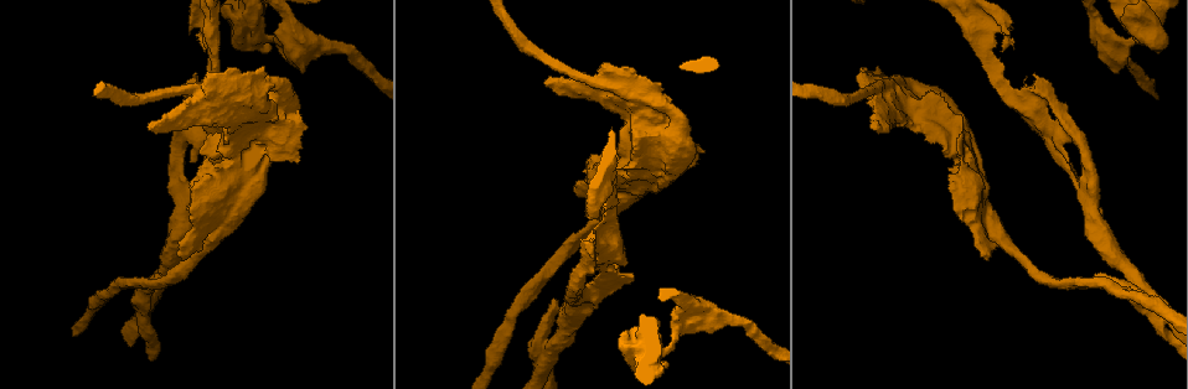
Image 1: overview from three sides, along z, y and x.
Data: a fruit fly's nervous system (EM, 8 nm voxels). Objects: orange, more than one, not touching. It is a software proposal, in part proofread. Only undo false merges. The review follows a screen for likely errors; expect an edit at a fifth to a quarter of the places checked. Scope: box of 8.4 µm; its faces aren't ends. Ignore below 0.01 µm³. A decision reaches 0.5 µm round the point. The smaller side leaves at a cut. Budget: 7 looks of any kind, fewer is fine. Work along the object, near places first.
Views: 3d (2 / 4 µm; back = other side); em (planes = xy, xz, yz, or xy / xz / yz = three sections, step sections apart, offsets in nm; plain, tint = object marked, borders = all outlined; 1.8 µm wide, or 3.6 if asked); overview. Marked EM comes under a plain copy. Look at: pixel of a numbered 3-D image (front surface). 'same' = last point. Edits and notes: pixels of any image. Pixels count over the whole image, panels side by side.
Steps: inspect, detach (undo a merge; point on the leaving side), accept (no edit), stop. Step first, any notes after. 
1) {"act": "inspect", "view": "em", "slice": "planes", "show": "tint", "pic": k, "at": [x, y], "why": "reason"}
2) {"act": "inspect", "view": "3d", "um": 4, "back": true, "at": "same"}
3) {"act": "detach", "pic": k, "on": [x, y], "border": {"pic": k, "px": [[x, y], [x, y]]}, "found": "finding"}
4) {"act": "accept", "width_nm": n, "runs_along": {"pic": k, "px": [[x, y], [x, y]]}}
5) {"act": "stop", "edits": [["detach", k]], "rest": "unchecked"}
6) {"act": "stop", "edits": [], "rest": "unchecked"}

{"act": "inspect", "view": "3d", "um": 2, "pic": 1, "at": [877, 91], "why": "calibre changes"}

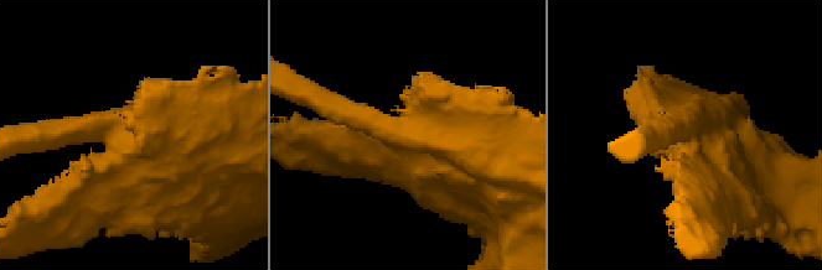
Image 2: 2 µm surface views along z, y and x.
{"act": "inspect", "view": "em", "slice": "planes", "show": "tint", "pic": 2, "at": [161, 127], "why": "now the EM"}

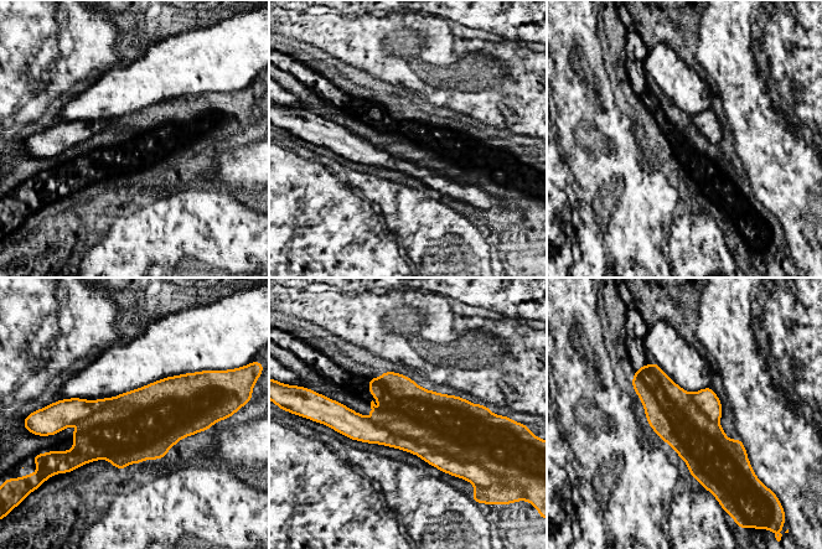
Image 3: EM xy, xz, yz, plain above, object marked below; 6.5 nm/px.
{"act": "detach", "pic": 3, "on": [443, 461], "width_nm": 380, "border": {"pic": 3, "px": [[371, 420], [435, 450], [480, 465]]}, "found": "a second neuron is stuck on"}

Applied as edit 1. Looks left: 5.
{"act": "inspect", "view": "overview", "why": "see it whole again"}

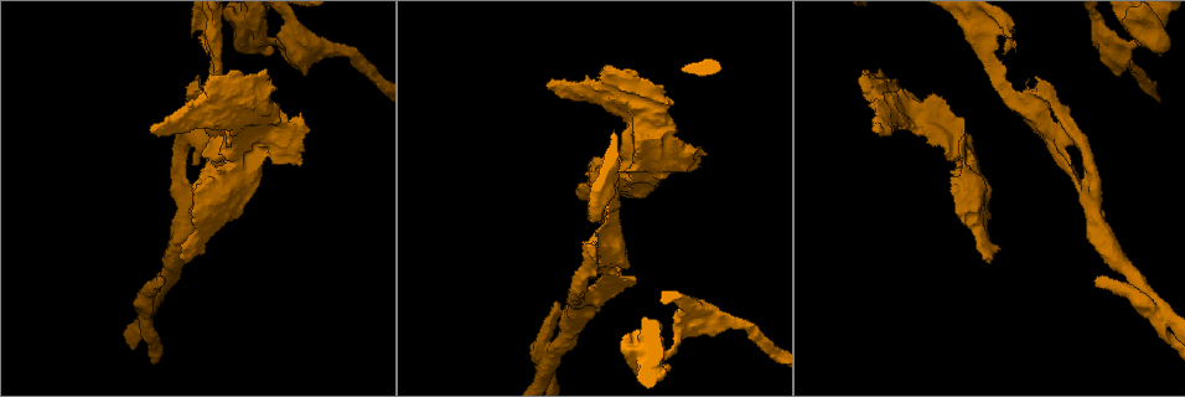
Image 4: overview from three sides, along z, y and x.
{"act": "inspect", "view": "em", "um": 3.6, "slice": "xy", "step": 8, "show": "tint", "pic": 4, "at": [608, 222], "why": "touches itself"}

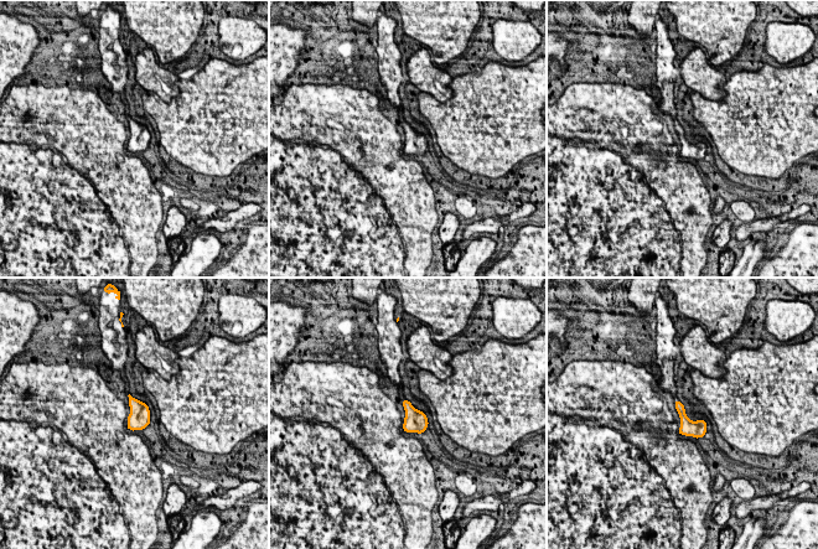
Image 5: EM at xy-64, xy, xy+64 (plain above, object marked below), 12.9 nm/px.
{"act": "inspect", "view": "em", "um": 3.6, "slice": "planes", "show": "tint", "at": "same"}

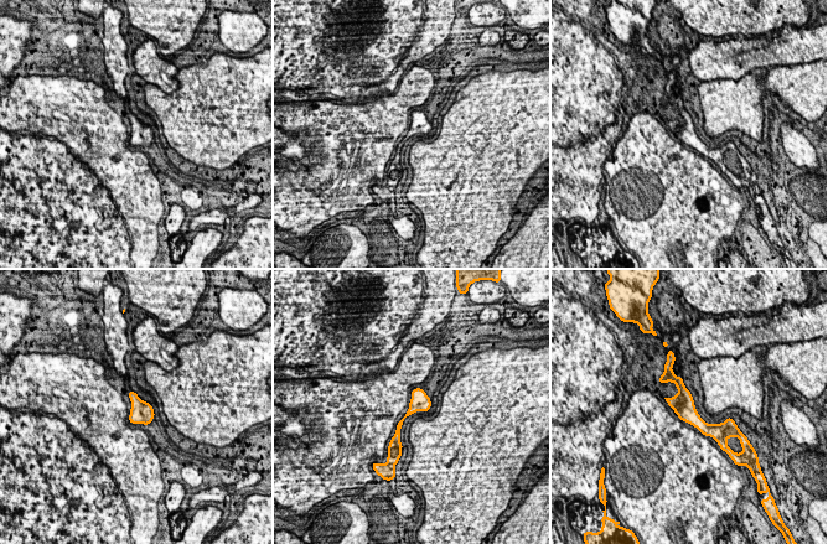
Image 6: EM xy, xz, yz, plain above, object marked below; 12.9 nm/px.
{"act": "accept", "width_nm": 240, "runs_along": {"pic": 6, "px": [[671, 378], [683, 407], [717, 430]]}, "found": "one neuron here"}

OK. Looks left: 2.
{"act": "inspect", "view": "em", "slice": "yz", "step": 4, "show": "tint", "pic": 4, "at": [683, 325], "why": "arms part here"}

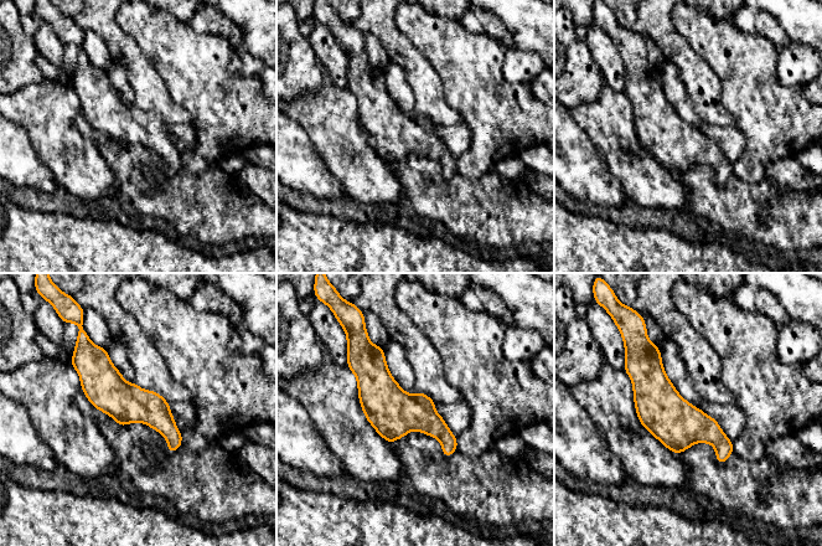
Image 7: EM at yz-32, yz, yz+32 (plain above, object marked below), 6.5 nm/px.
{"act": "inspect", "view": "em", "slice": "xz", "step": 16, "show": "tint", "at": "same", "why": "cut it another way"}

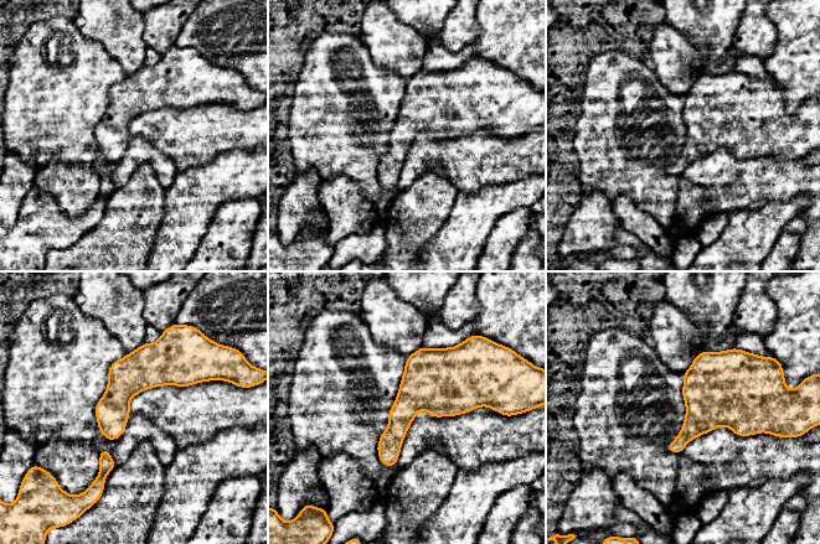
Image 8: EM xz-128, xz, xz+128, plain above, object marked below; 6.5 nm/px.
{"act": "detach", "pic": 8, "on": [107, 464], "found": "a second neuron is stuck on"}

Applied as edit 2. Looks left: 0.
{"act": "stop", "edits": [["detach", 3], ["detach", 8]], "rest": "unchecked"}

